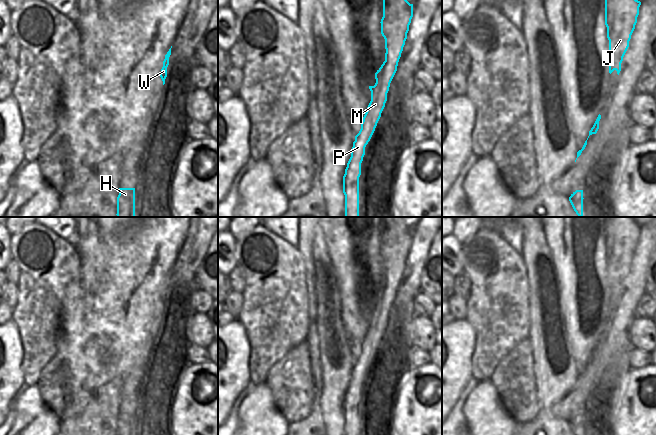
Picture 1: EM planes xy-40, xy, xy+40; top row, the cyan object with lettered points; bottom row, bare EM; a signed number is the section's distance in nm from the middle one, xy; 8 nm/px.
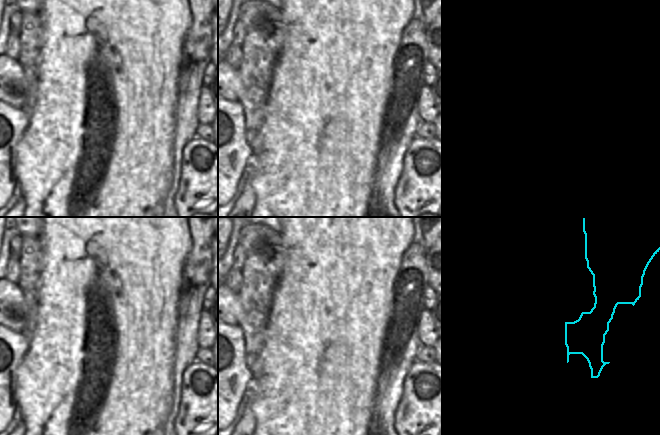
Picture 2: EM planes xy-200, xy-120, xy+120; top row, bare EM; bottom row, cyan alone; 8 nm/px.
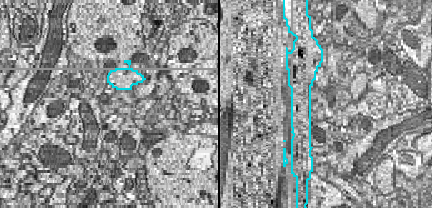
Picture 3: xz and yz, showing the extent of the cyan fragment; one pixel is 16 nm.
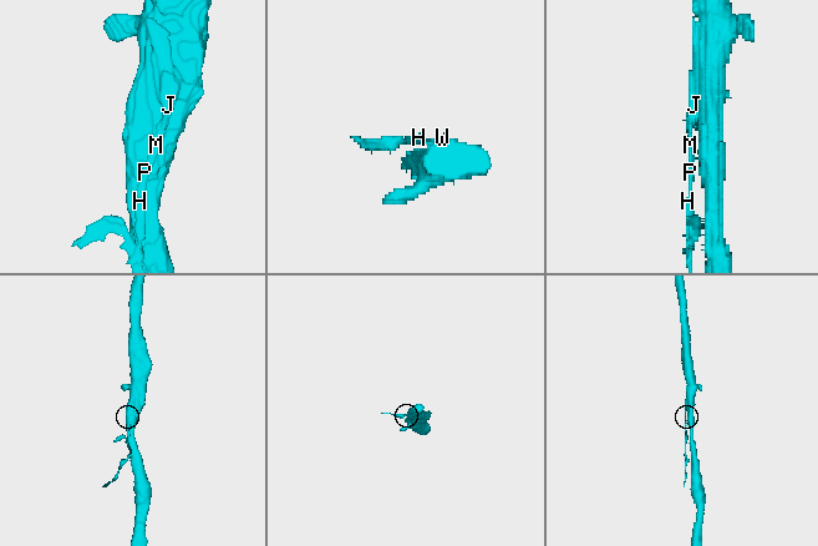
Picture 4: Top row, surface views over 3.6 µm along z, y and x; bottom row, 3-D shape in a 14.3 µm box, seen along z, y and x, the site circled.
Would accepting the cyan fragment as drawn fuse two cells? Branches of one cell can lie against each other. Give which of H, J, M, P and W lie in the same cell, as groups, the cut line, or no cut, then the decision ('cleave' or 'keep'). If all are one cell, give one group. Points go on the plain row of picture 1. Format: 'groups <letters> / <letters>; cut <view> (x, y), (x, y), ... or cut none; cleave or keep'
groups H J M P W; cut none; keep

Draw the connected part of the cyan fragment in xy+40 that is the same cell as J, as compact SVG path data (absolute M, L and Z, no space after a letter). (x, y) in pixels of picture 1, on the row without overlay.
M605 217L605 249L609 264L609 297L614 294L619 299L623 281L629 271L631 259L637 247L641 226L636 224L631 217Z

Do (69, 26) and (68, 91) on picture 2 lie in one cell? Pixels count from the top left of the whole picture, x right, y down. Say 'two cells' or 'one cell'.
one cell

